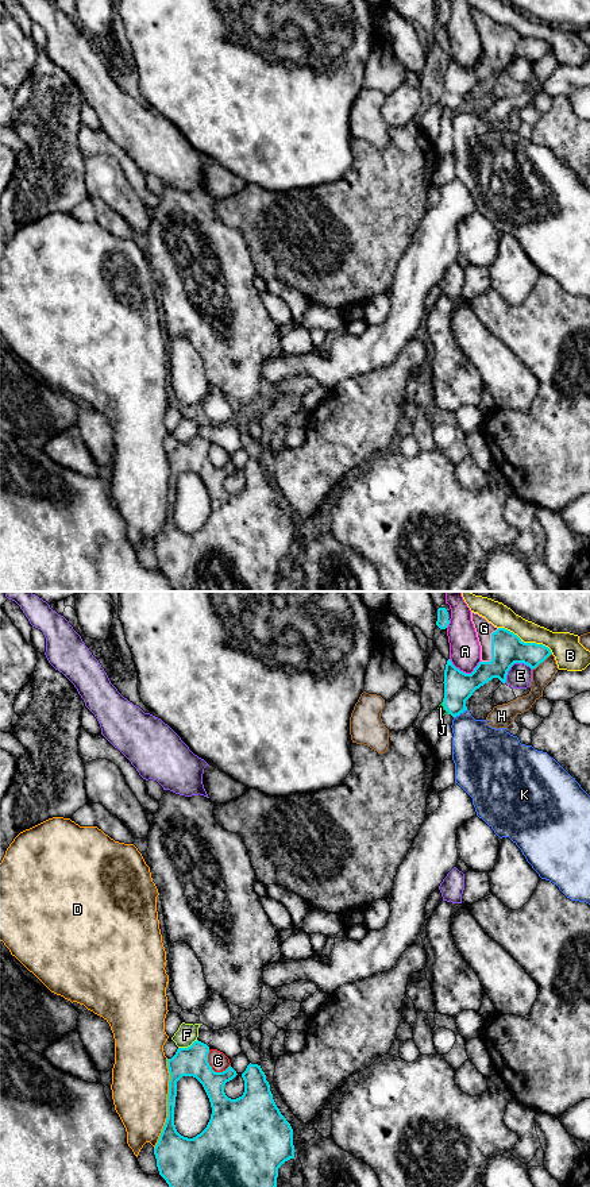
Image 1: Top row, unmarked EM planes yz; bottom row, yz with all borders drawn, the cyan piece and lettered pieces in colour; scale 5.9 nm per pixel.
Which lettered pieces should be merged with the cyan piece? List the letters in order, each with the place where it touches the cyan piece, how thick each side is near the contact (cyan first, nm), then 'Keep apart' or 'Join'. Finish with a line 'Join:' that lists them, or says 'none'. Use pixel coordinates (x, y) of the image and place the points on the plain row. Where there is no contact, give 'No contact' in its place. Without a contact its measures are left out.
A: Touches cyan at yz (465, 68). Thickness 180 nm (cyan) against 190 nm. Keep apart
B: Touches cyan at yz (525, 38). Thickness 190 nm (cyan) against 170 nm. Keep apart
C: Touches cyan at yz (211, 463). Thickness 180 nm (cyan) against 110 nm. Keep apart
D: Touches cyan at yz (168, 498). Thickness 170 nm (cyan) against 340 nm. Keep apart
E: Touches cyan at yz (513, 58). Thickness 190 nm (cyan) against 140 nm. Keep apart
F: Touches cyan at yz (188, 442). Thickness 180 nm (cyan) against 120 nm. Keep apart
G: Touches cyan at yz (492, 43). Thickness 190 nm (cyan) against 100 nm. Join
H: Touches cyan at yz (542, 57). Thickness 190 nm (cyan) against 120 nm. Keep apart
J: Touches cyan at yz (444, 103). Thickness 180 nm (cyan) against 40 nm. Join
K: Touches cyan at yz (461, 107). Thickness 180 nm (cyan) against 320 nm. Keep apart
Join: G, J

